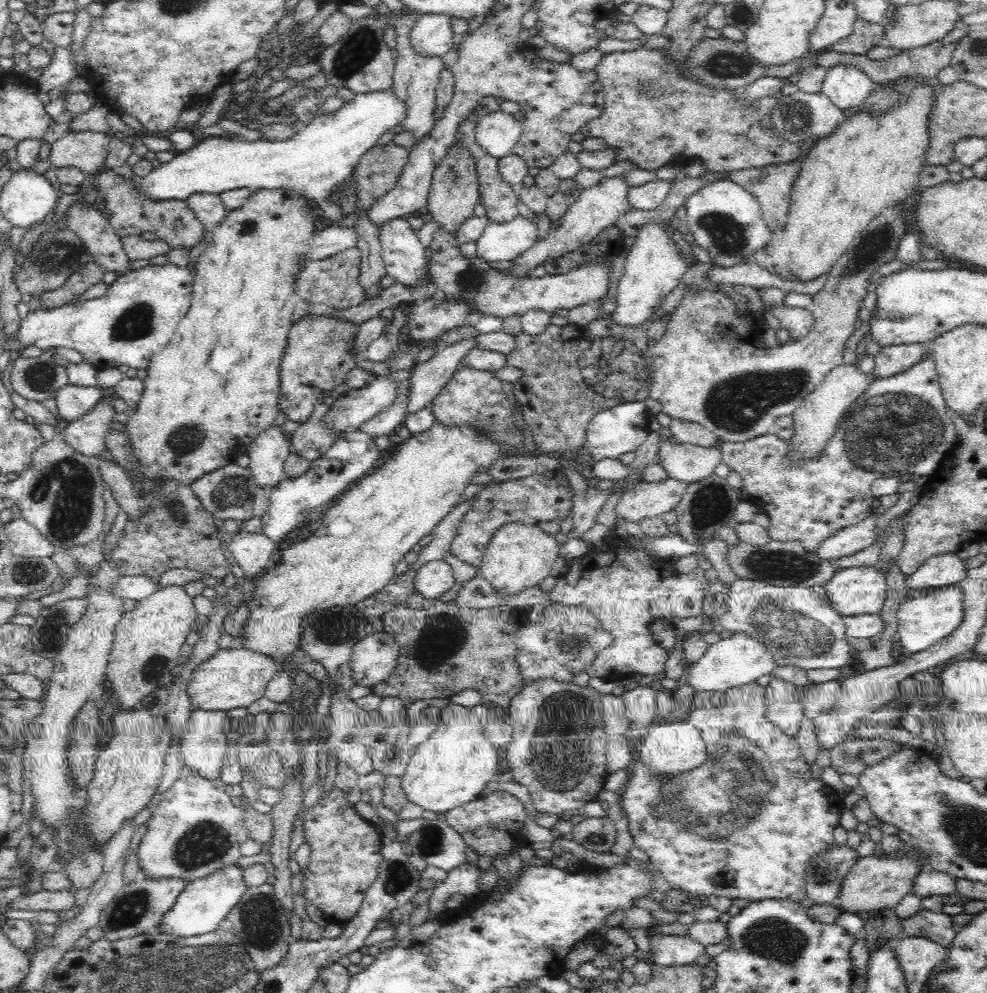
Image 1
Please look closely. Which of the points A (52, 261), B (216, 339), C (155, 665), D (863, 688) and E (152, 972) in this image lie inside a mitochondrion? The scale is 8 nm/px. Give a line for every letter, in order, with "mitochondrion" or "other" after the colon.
A: mitochondrion
B: other
C: mitochondrion
D: other
E: mitochondrion

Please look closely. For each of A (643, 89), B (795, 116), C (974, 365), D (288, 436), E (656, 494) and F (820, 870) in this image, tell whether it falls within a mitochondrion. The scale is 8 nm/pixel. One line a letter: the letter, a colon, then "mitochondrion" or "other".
A: mitochondrion
B: mitochondrion
C: other
D: other
E: other
F: mitochondrion

